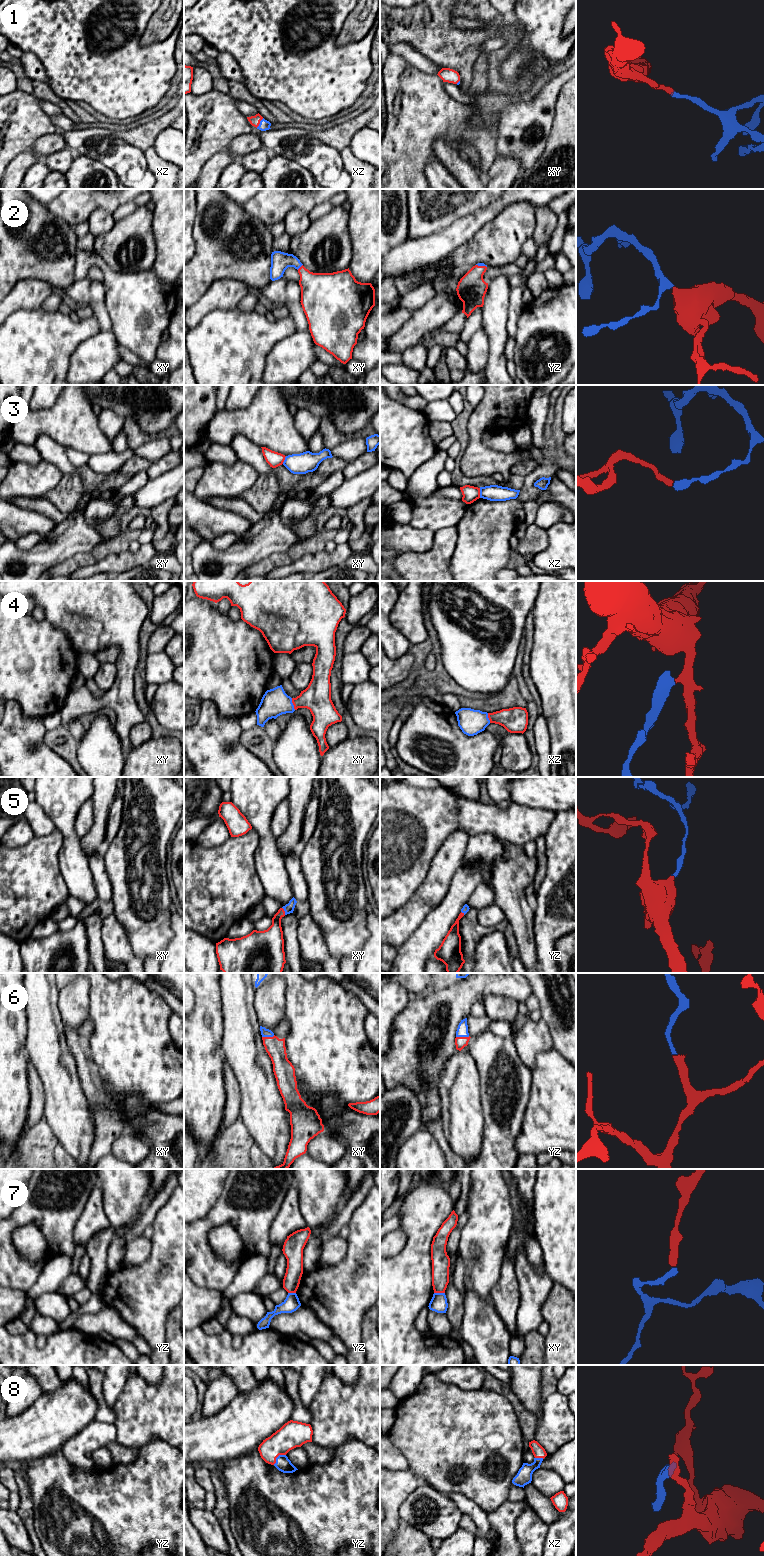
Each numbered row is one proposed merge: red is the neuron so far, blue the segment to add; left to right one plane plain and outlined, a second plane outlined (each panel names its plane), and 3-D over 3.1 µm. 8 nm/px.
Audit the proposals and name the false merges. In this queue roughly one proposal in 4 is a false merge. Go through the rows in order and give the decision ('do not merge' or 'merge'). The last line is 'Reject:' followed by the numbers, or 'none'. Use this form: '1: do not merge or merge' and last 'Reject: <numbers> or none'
1: merge
2: merge
3: do not merge
4: merge
5: merge
6: merge
7: do not merge
8: merge
Reject: 3, 7

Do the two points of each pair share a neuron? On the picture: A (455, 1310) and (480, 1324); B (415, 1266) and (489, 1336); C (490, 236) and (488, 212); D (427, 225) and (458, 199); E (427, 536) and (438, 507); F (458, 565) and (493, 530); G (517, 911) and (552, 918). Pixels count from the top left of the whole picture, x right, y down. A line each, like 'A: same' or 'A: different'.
A: different
B: different
C: different
D: same
E: different
F: same
G: different

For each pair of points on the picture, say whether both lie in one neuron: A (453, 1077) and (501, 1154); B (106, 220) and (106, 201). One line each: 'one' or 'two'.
A: two
B: two

